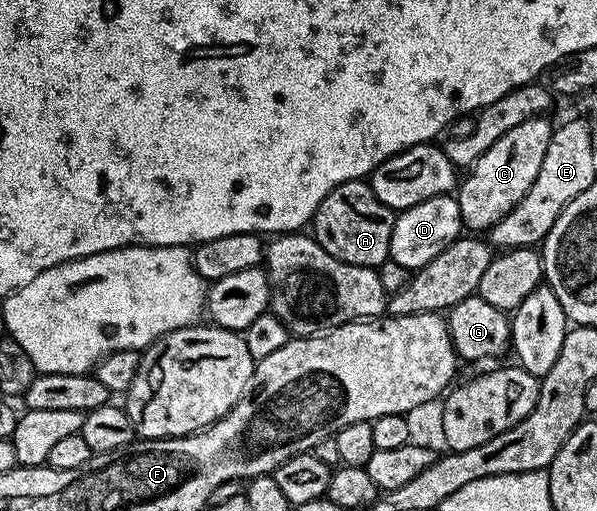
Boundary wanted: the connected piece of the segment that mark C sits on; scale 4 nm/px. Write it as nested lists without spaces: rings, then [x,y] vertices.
[[[546,117],[529,119],[516,125],[516,129],[508,129],[508,133],[469,168],[467,175],[470,176],[463,183],[461,180],[456,191],[462,225],[467,232],[489,232],[520,202],[524,193],[532,189],[532,181],[536,181],[536,173],[540,173],[540,161],[544,161],[544,153],[548,153],[548,141],[552,141],[555,129],[555,124],[548,120]]]

